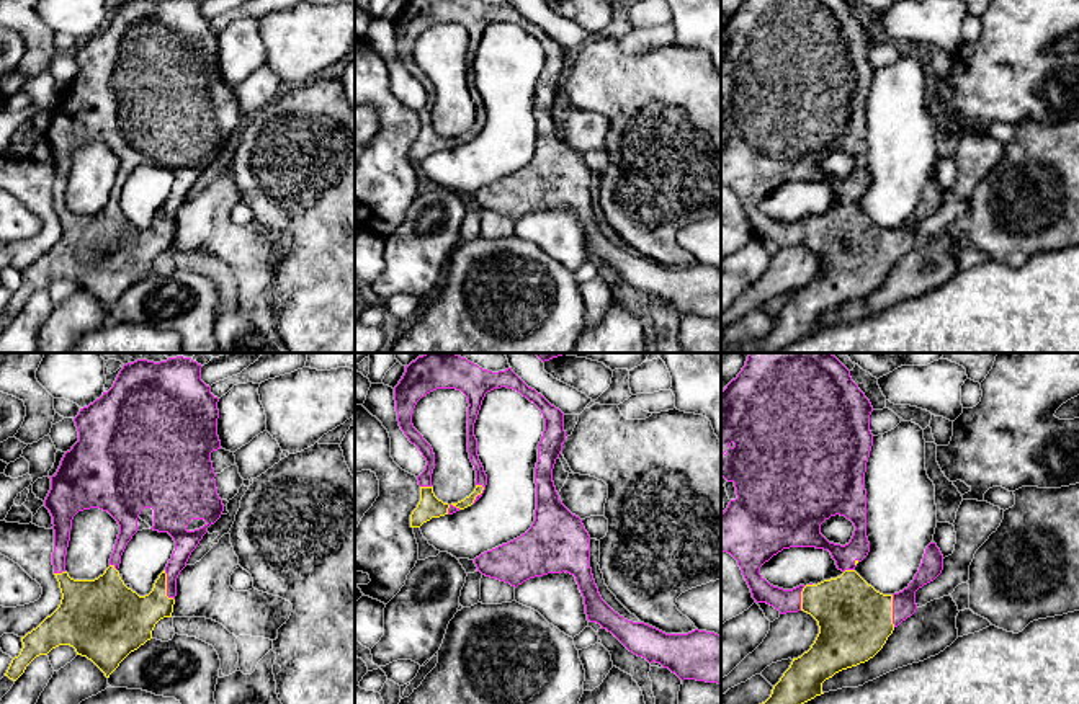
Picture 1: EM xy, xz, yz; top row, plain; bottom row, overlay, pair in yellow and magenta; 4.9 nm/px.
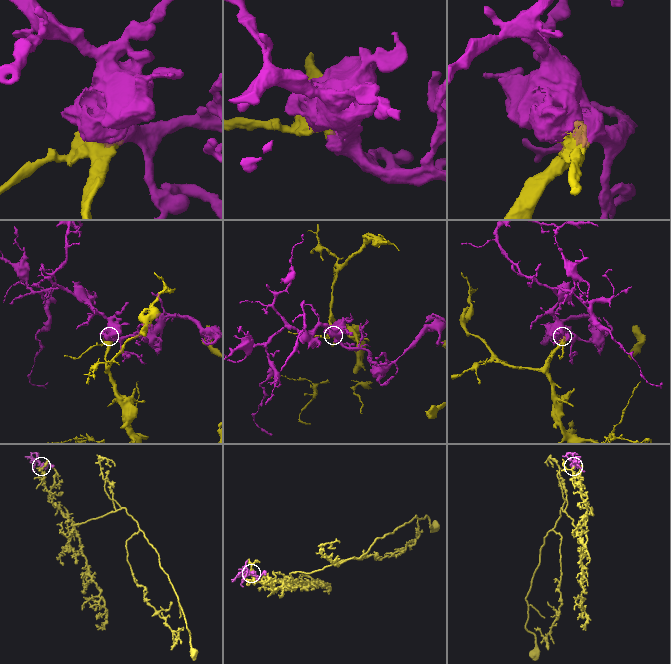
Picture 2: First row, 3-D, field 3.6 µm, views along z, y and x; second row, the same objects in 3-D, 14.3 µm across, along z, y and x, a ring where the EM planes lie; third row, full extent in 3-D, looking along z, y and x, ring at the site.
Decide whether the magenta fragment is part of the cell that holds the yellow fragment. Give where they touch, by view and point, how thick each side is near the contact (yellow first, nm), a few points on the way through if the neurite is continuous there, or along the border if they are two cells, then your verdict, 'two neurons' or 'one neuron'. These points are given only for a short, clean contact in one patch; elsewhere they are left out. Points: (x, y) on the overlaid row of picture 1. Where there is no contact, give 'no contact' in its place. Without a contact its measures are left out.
meets yellow in xy at (165, 587); 280 nm thick on the yellow side, 110 nm on the other; one neuron

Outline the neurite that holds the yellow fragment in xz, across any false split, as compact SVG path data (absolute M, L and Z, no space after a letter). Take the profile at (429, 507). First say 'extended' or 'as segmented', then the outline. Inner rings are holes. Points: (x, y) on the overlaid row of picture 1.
extended; M425 353L405 366L402 379L394 387L397 421L427 461L425 470L417 477L420 501L410 515L410 528L420 528L432 518L464 510L482 497L487 475L477 456L474 423L486 394L500 387L520 392L541 410L544 418L535 467L536 510L535 521L525 534L474 559L477 572L515 588L535 577L571 573L584 596L587 621L600 624L629 652L649 663L660 663L682 681L721 684L721 637L718 634L698 629L688 634L665 634L649 624L625 619L602 599L590 568L590 536L582 519L562 505L553 482L553 469L566 441L564 413L528 387L512 368L492 372L456 353ZM437 389L461 390L469 403L468 452L476 470L476 488L469 497L451 505L433 493L435 454L412 425L417 402Z

